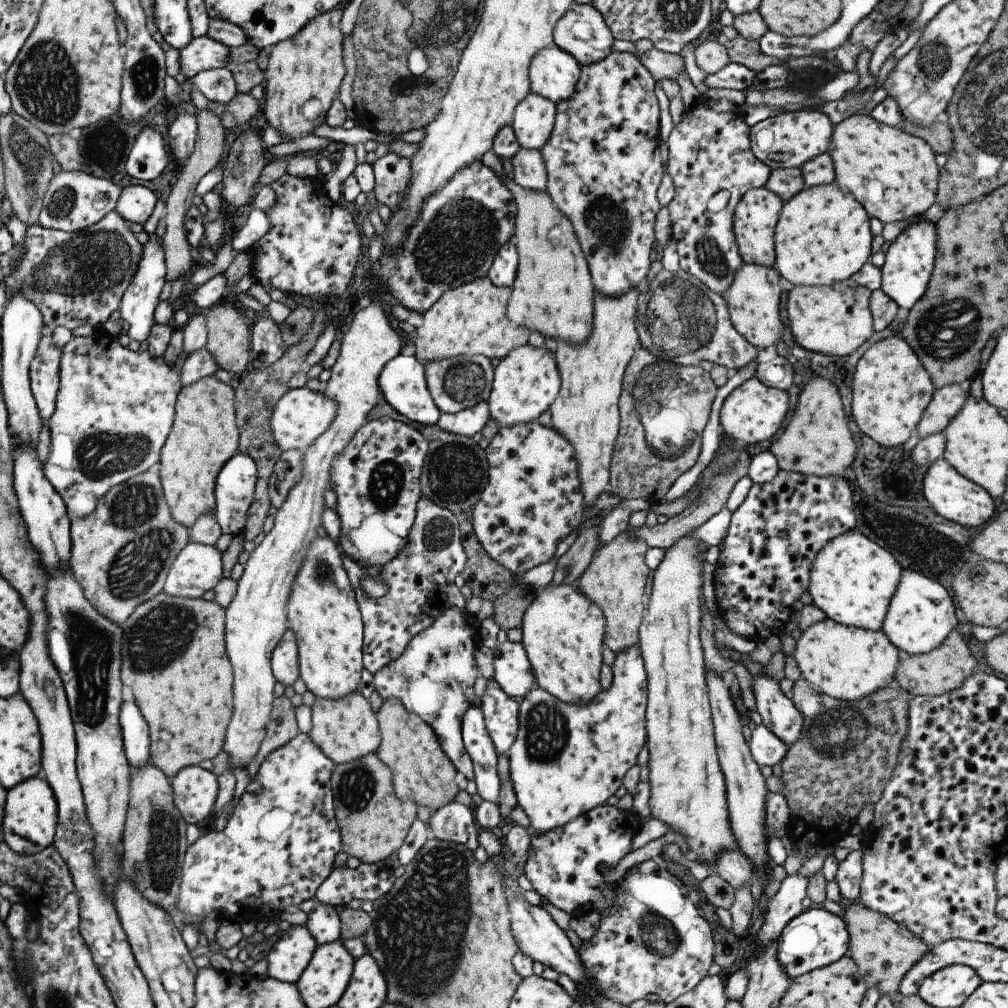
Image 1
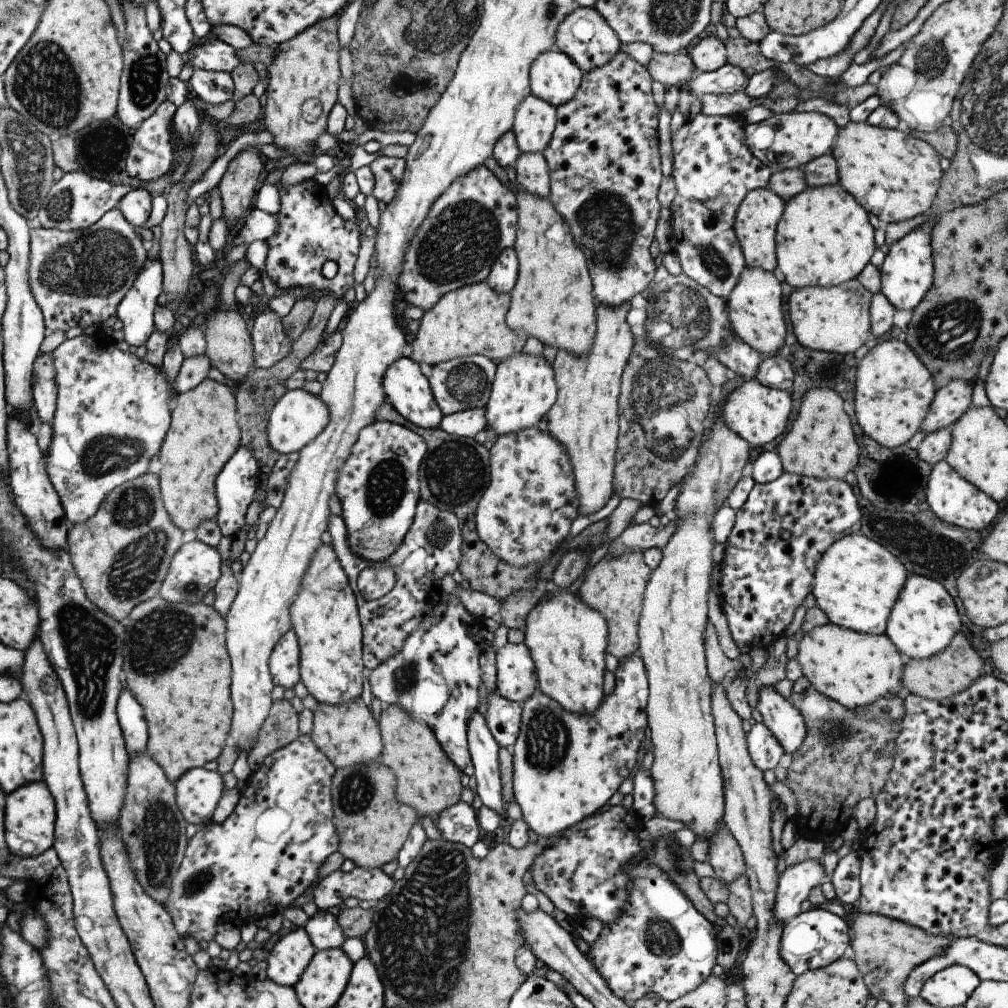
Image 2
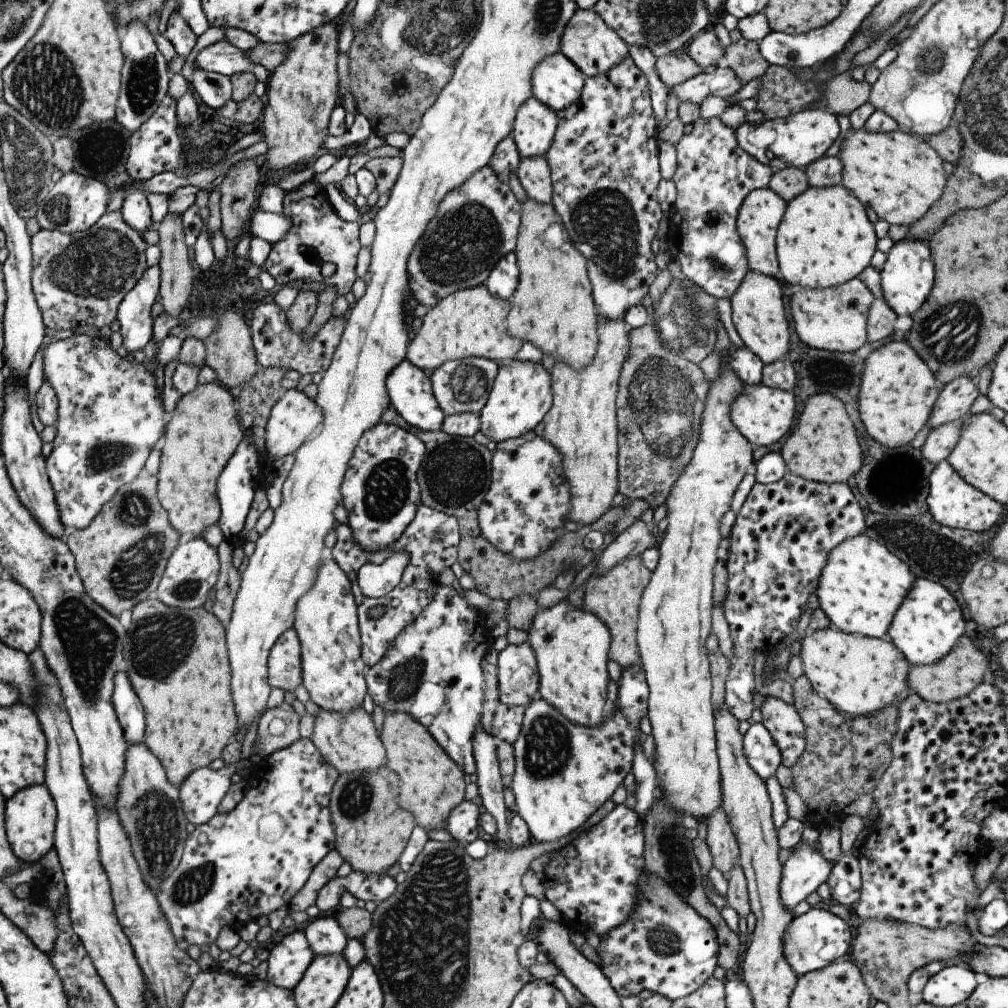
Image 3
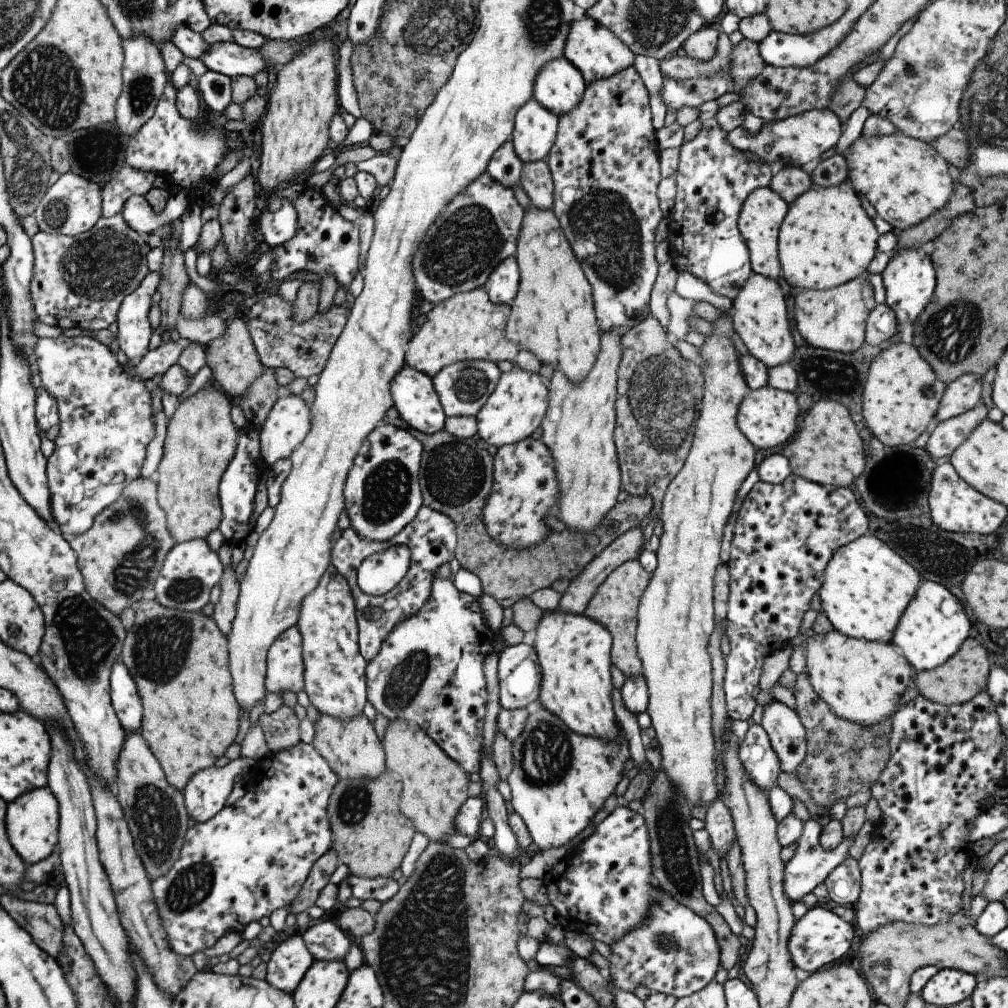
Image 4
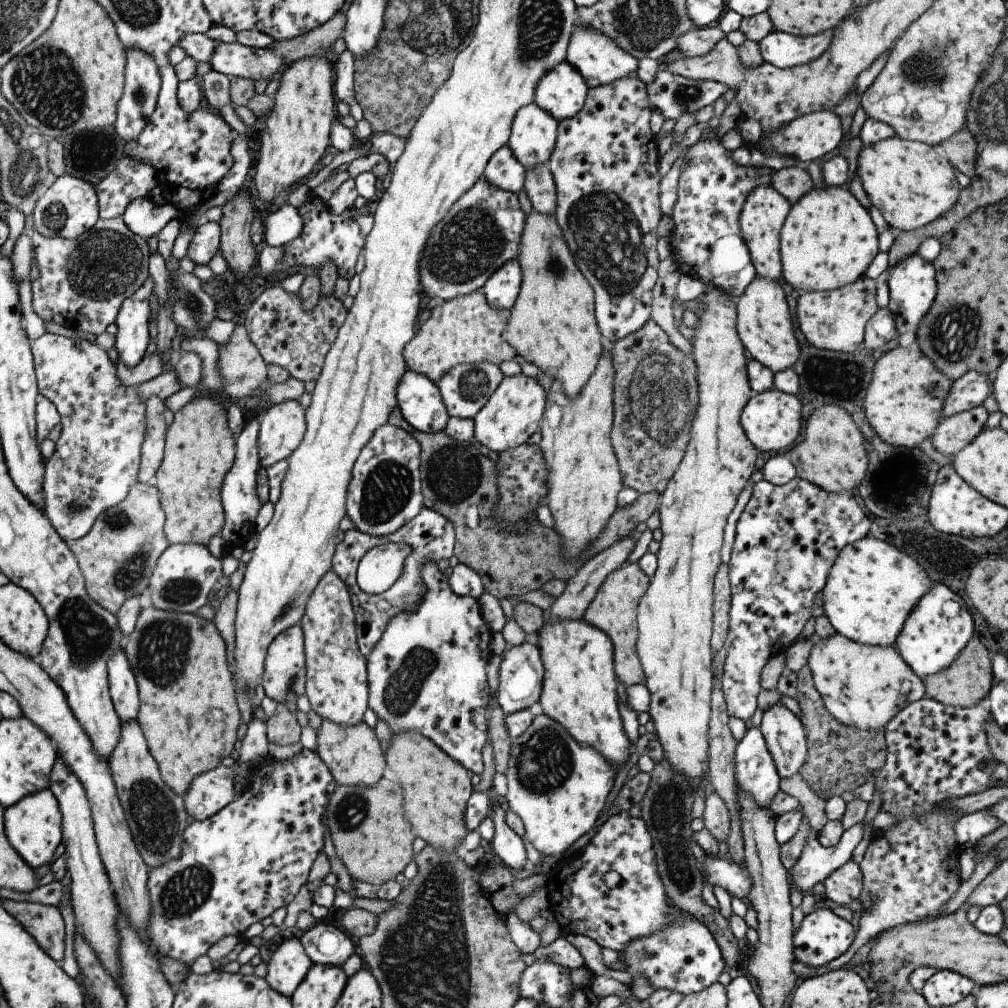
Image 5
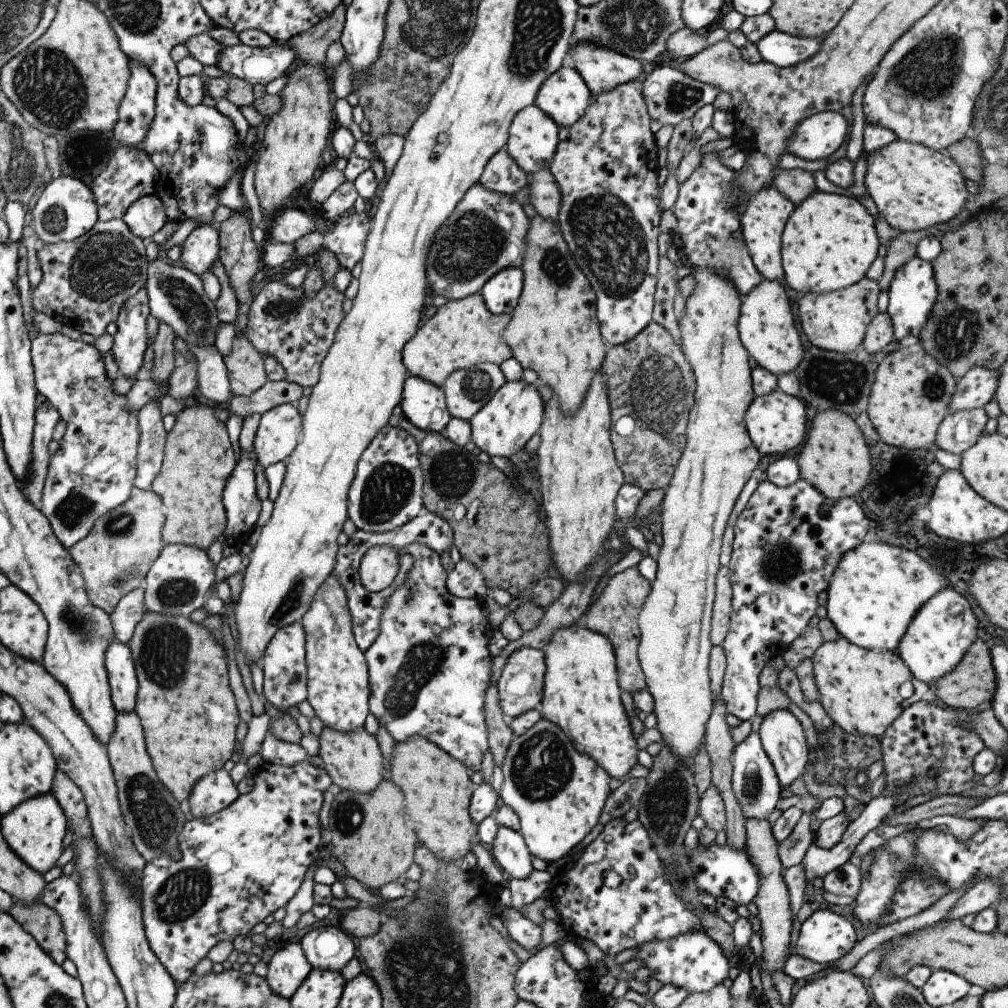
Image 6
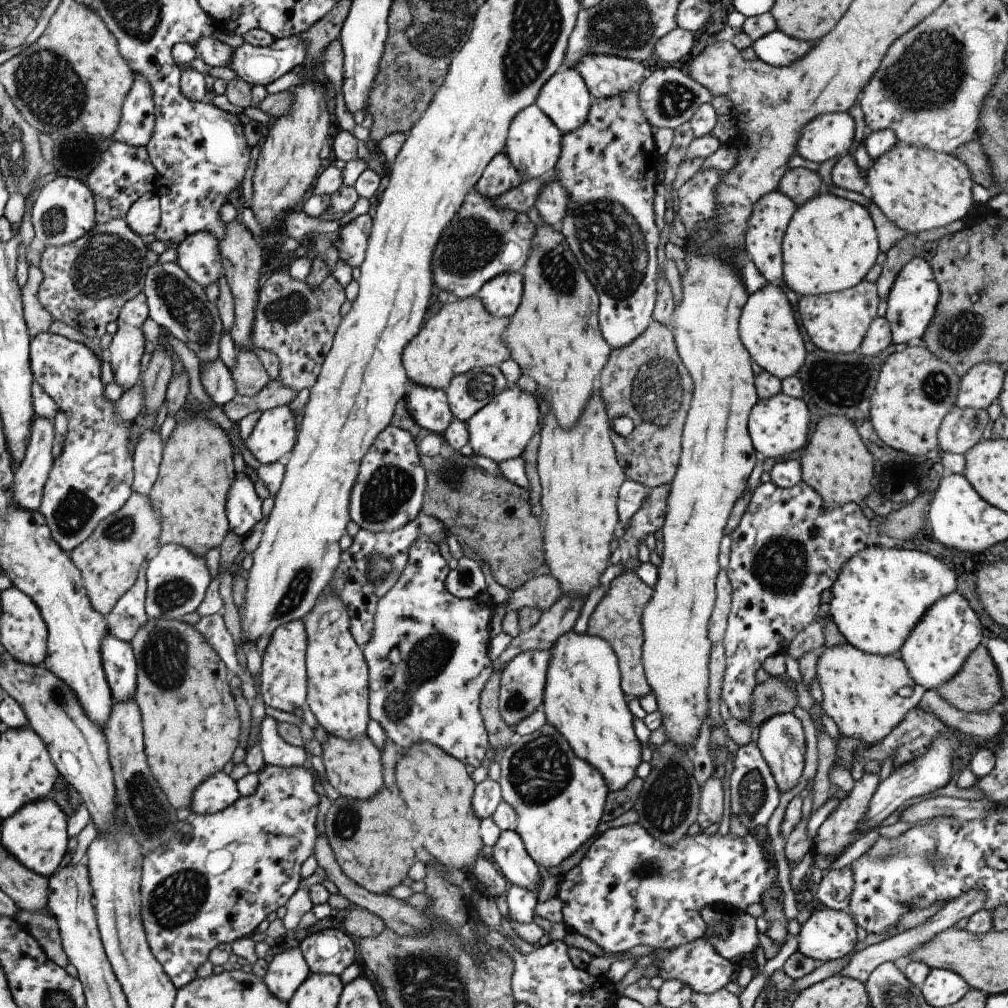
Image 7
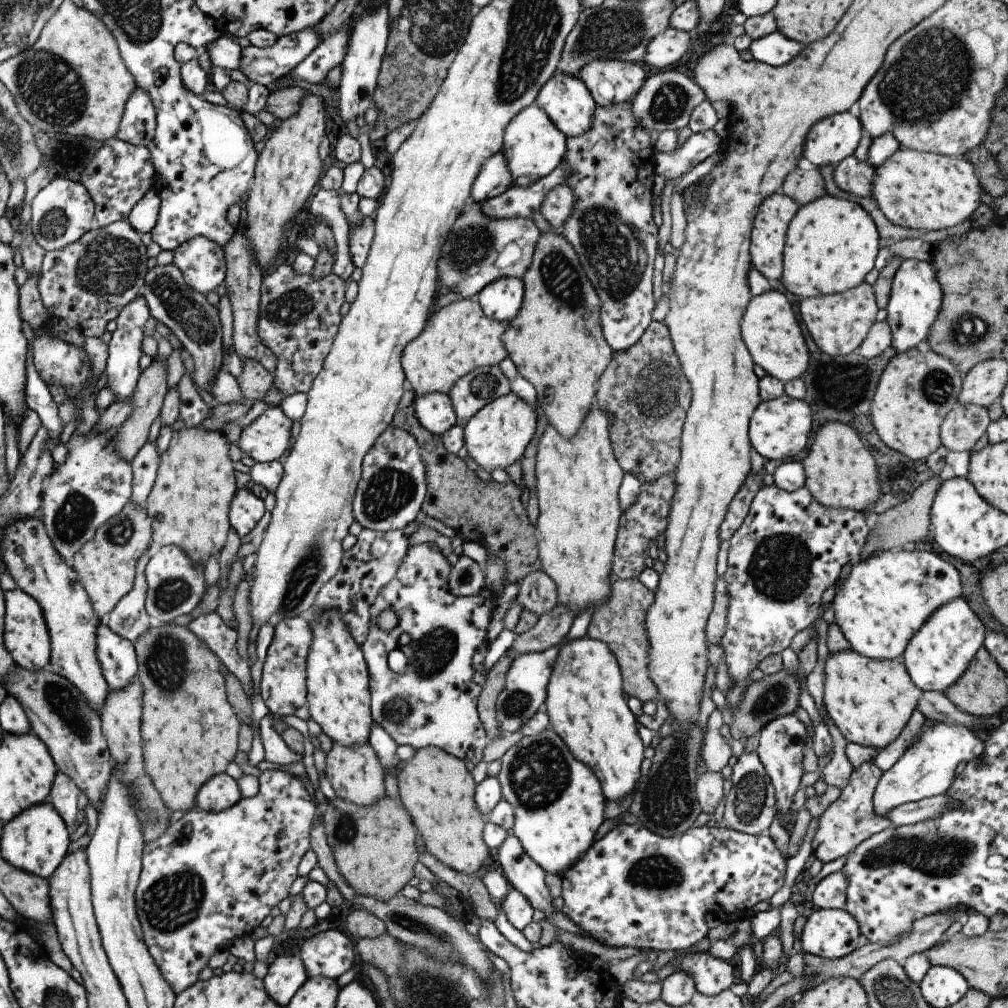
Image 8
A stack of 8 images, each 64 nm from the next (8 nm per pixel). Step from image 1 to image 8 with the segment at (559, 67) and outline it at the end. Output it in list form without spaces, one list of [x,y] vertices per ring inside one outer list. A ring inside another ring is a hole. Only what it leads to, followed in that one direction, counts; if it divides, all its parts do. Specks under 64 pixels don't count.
[[[556,73],[552,75],[546,84],[540,89],[536,97],[536,104],[550,117],[560,132],[567,138],[577,137],[589,131],[593,122],[593,114],[596,108],[596,101],[592,98],[592,93],[578,76],[567,75],[566,73]]]

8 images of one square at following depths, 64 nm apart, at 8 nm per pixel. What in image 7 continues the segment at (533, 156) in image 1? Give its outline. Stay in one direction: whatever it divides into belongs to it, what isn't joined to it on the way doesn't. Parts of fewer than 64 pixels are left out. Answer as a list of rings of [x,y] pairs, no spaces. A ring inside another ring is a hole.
[[[554,179],[540,190],[535,202],[535,209],[540,213],[542,222],[552,227],[559,227],[565,215],[568,195],[564,187]]]

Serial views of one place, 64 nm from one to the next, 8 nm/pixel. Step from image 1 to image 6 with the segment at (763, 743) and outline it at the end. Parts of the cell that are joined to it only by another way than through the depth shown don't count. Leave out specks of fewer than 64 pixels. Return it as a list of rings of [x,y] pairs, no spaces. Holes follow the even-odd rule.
[[[752,731],[748,737],[737,744],[733,750],[733,791],[737,796],[745,818],[767,818],[776,808],[780,798],[781,784],[772,761],[763,749],[759,732]]]

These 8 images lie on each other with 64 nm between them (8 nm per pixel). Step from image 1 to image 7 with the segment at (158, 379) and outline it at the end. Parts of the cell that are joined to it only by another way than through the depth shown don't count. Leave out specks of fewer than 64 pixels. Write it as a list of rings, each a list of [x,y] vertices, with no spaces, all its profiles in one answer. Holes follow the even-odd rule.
[[[48,331],[37,334],[31,340],[29,353],[34,380],[46,394],[50,395],[50,398],[55,400],[58,410],[68,419],[67,433],[61,442],[62,452],[54,459],[43,490],[39,511],[50,527],[52,538],[63,551],[69,553],[92,534],[103,518],[120,510],[133,493],[134,450],[128,448],[128,438],[134,428],[134,422],[127,423],[117,417],[116,402],[107,399],[105,395],[107,385],[103,384],[100,378],[102,362],[84,343]]]

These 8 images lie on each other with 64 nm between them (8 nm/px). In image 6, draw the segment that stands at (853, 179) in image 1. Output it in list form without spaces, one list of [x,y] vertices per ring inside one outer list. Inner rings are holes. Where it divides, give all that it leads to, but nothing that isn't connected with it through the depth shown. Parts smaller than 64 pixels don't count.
[[[900,139],[893,140],[879,151],[867,156],[864,178],[867,194],[874,200],[877,210],[892,228],[903,231],[919,231],[948,222],[963,210],[969,192],[964,183],[965,176],[961,168],[946,152],[934,150],[923,144],[911,143]]]

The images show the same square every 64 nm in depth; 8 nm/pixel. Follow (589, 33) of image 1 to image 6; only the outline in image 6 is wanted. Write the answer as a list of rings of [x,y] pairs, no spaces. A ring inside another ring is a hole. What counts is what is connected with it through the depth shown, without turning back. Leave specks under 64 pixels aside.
[[[582,41],[569,48],[575,69],[585,80],[591,94],[612,90],[642,74],[642,63],[620,51]]]

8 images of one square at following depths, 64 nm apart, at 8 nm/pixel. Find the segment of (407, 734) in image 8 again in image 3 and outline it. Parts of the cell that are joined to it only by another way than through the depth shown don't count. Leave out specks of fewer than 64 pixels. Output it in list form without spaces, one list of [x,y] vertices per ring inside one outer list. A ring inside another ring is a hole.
[[[439,584],[432,602],[397,635],[378,664],[367,668],[367,694],[386,713],[403,712],[417,720],[464,773],[474,774],[473,734],[485,701],[481,662],[493,642],[484,614],[471,609],[454,587]]]

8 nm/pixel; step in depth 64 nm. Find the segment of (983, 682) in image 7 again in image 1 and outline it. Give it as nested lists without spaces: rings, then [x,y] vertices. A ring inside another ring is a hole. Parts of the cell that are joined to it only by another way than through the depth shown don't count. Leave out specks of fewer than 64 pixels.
[[[954,629],[939,647],[921,655],[903,654],[895,670],[895,679],[911,695],[938,696],[955,691],[982,663],[970,654],[968,644],[960,632]]]

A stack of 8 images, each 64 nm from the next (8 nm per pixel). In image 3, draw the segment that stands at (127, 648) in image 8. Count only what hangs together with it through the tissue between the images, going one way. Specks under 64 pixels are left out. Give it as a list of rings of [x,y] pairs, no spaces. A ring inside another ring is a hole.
[[[125,670],[115,674],[114,684],[113,707],[128,744],[144,743],[146,730],[144,708]]]

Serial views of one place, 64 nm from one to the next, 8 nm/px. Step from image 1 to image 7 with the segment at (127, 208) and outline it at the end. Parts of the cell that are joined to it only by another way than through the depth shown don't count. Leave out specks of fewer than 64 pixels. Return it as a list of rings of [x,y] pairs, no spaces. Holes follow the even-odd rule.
[[[156,192],[143,194],[129,208],[124,220],[137,235],[155,234],[161,221],[161,206]]]

